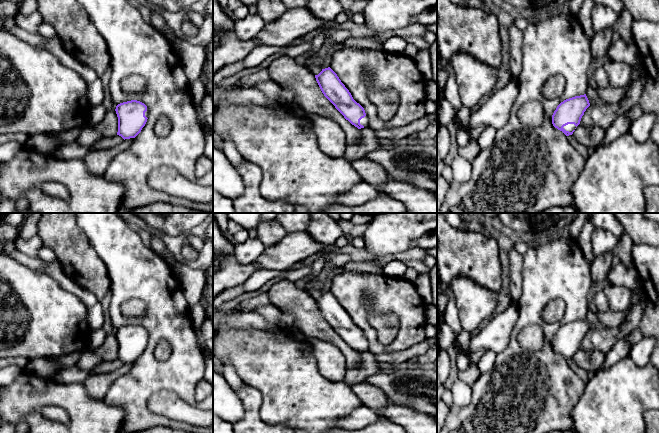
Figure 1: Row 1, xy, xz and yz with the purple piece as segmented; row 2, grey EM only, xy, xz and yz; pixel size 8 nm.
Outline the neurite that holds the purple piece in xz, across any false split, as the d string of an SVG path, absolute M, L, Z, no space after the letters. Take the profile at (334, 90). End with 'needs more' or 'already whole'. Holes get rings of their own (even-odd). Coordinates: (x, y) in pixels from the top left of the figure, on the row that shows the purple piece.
M330 67L322 69L315 78L324 96L346 120L358 129L368 127L364 108L353 99L349 90Z; needs more

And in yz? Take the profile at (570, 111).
M586 94L564 100L552 115L553 126L566 136L572 135L589 106Z; needs more

